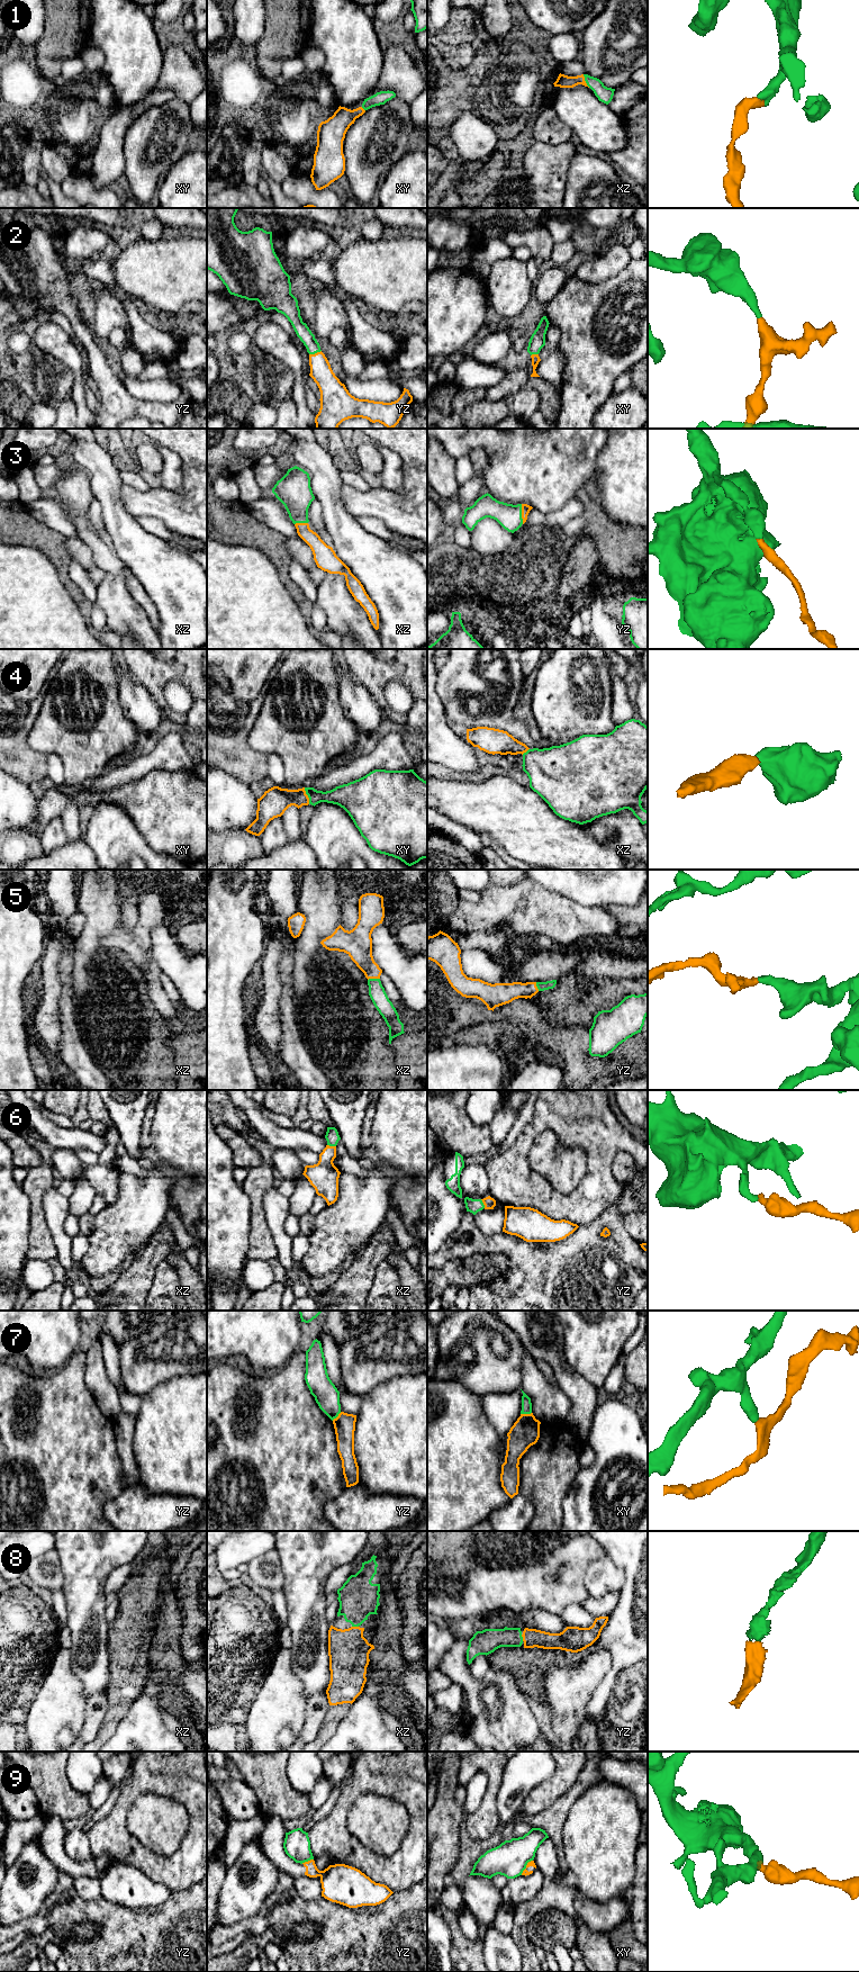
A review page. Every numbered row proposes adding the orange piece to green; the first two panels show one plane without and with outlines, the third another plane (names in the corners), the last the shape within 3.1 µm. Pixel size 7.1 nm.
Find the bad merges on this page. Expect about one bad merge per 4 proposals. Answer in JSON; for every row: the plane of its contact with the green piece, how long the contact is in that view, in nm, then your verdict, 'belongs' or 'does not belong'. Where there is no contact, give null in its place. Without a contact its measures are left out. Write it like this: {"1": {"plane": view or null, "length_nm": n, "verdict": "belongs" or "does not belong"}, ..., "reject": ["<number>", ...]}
{"1": {"plane": "xz", "length_nm": 110, "verdict": "belongs"}, "2": {"plane": "yz", "length_nm": 90, "verdict": "belongs"}, "3": {"plane": "yz", "length_nm": 140, "verdict": "belongs"}, "4": {"plane": "xy", "length_nm": 130, "verdict": "belongs"}, "5": {"plane": "xz", "length_nm": 90, "verdict": "belongs"}, "6": {"plane": "xz", "length_nm": 70, "verdict": "belongs"}, "7": {"plane": "xy", "length_nm": 80, "verdict": "does not belong"}, "8": {"plane": "xz", "length_nm": 50, "verdict": "belongs"}, "9": {"plane": "xy", "length_nm": 140, "verdict": "does not belong"}, "reject": ["7", "9"]}

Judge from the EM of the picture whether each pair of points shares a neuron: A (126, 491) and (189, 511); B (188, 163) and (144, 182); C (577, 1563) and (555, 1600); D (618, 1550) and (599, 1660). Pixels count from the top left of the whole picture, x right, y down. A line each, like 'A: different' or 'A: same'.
A: same
B: different
C: same
D: different

